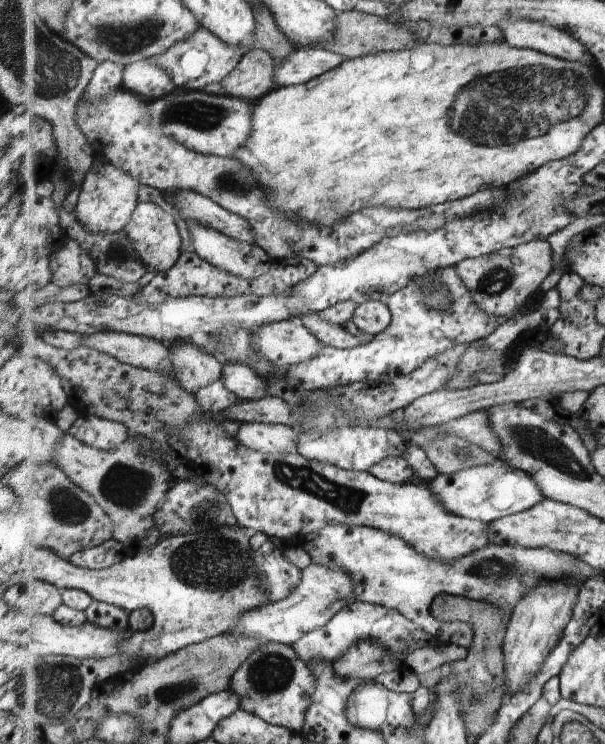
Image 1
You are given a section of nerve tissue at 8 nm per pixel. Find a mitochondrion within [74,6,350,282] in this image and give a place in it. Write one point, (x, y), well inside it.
(128, 37)

